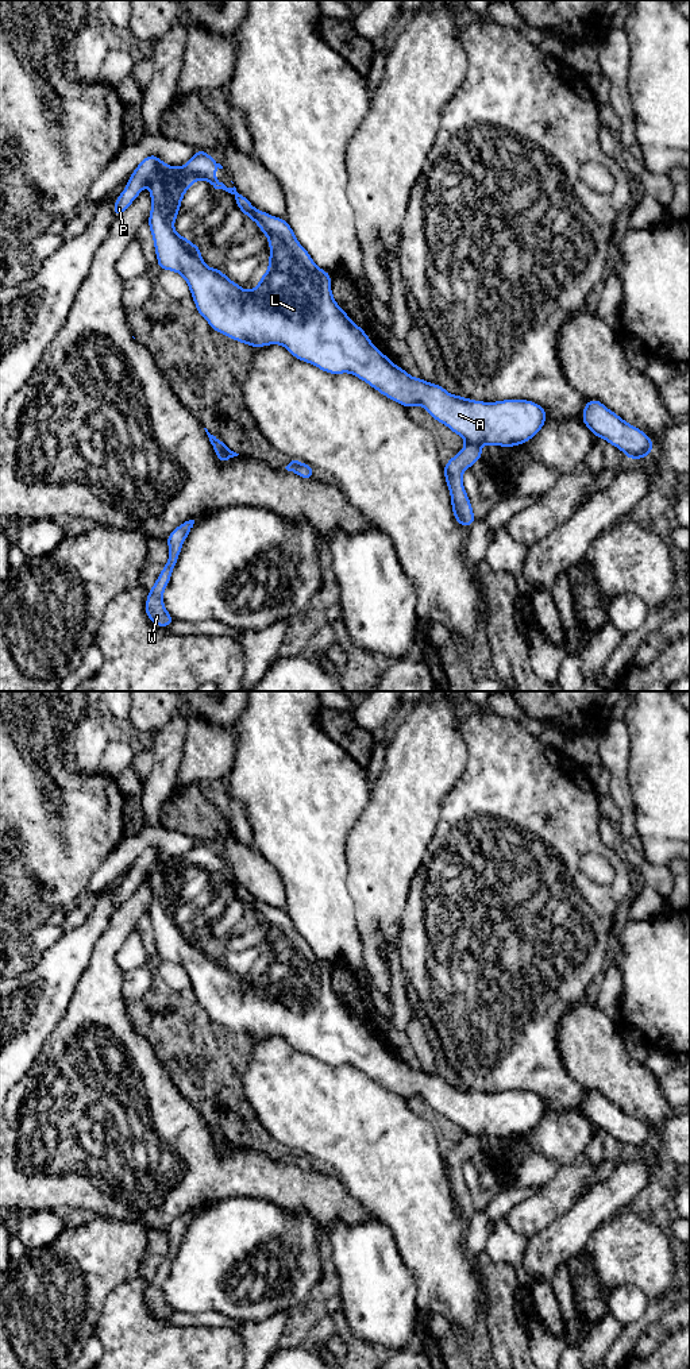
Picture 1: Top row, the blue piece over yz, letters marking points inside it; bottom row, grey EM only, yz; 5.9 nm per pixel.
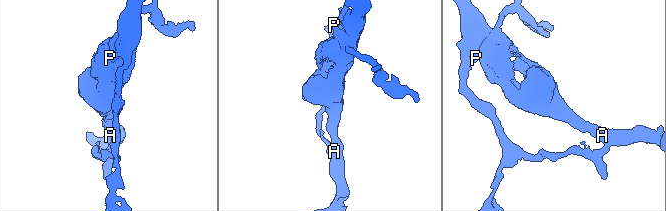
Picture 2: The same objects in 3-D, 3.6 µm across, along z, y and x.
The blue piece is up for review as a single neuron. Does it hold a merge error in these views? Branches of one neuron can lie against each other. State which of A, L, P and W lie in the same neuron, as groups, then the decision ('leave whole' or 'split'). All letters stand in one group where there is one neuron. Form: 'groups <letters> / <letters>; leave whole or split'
groups A L / P W; split

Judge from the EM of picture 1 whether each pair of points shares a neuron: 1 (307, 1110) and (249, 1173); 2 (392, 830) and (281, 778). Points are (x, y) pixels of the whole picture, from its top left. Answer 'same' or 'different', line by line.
1: different
2: different

